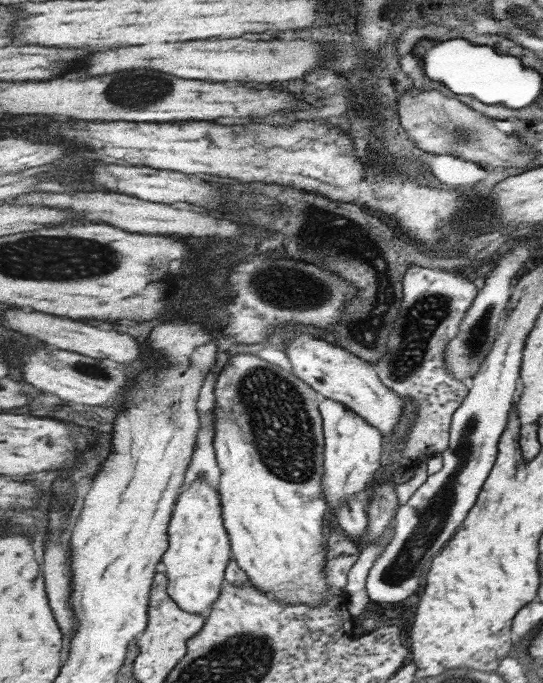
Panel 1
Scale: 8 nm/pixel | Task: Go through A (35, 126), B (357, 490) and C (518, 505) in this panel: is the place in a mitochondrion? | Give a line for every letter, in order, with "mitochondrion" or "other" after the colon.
A: other
B: other
C: other

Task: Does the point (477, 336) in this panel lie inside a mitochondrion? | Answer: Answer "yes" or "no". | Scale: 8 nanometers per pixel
yes

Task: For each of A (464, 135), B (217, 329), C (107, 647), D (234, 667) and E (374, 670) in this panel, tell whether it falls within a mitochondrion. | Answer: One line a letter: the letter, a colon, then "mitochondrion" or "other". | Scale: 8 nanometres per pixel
A: mitochondrion
B: other
C: other
D: mitochondrion
E: other

